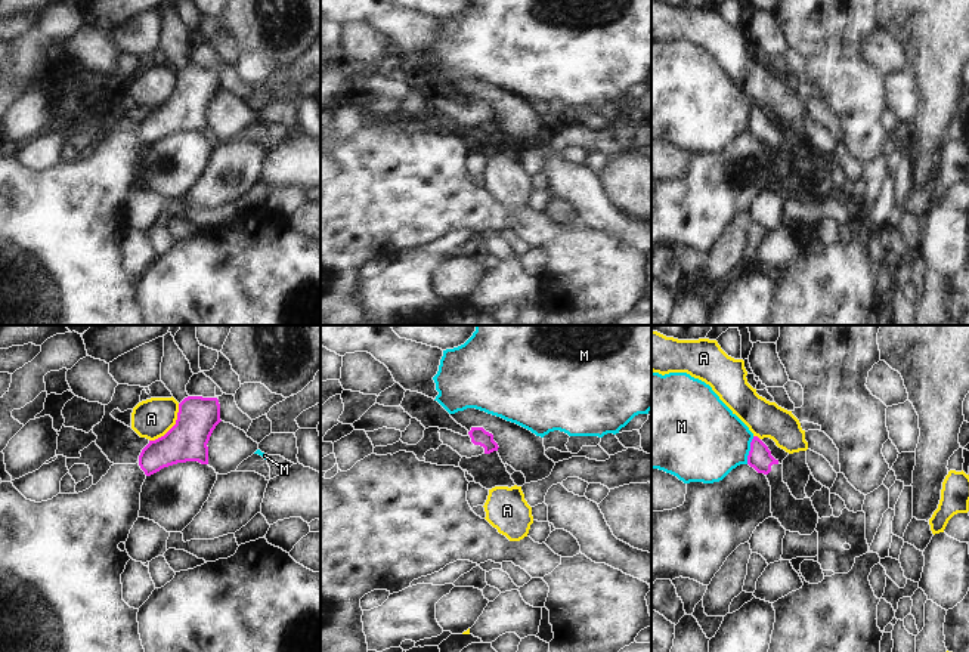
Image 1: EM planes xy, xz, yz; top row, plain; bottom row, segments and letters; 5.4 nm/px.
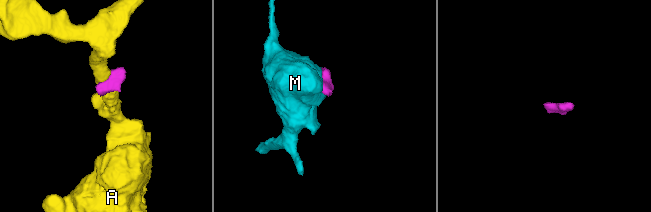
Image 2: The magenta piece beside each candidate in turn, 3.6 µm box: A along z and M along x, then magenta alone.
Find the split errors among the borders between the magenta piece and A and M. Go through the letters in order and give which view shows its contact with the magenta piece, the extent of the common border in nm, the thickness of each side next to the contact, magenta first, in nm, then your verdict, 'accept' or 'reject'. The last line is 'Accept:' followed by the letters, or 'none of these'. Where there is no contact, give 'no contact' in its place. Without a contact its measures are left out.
A: xy | 260 nm | 220/220 nm | reject
M: yz | 160 nm | 130/420 nm | reject
Accept: none of these

